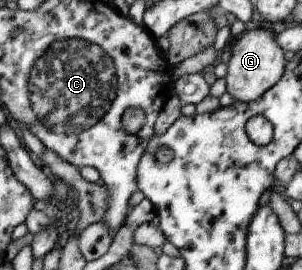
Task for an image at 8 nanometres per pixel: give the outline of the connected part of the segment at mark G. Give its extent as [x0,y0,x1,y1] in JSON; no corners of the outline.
[223,25,286,103]

